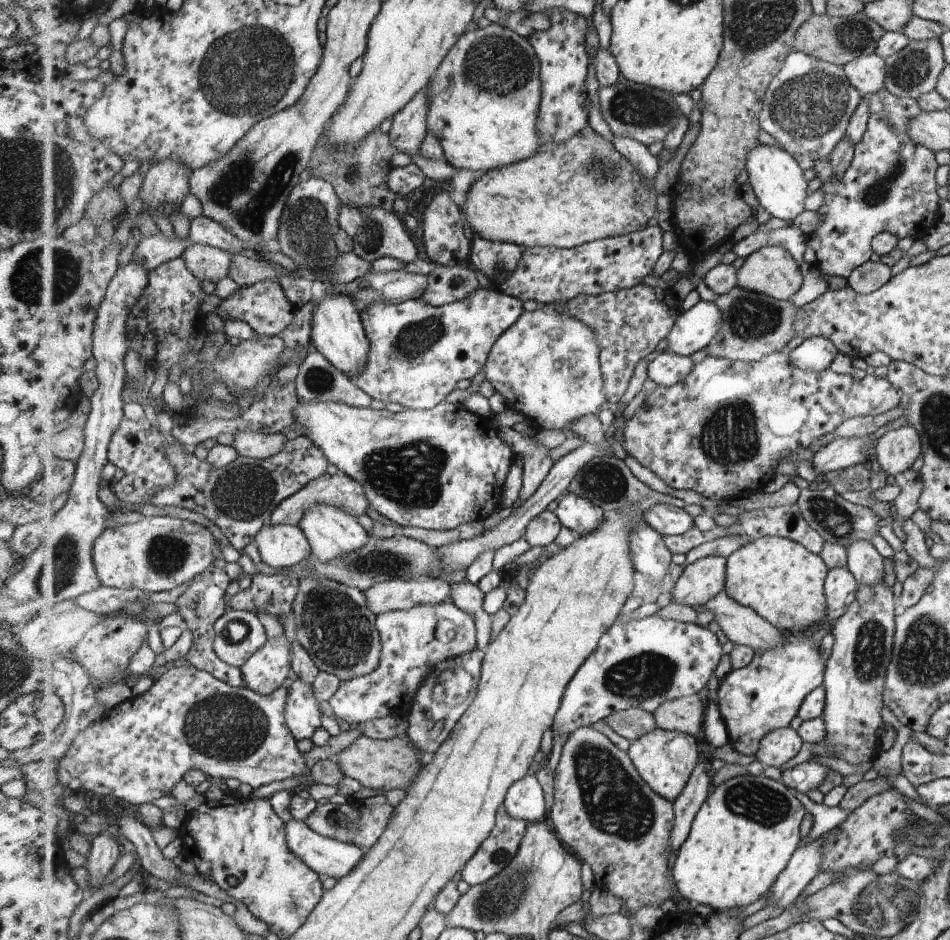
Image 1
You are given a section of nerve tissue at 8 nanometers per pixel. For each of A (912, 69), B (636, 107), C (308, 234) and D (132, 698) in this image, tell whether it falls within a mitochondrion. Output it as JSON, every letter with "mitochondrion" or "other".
{"A":"mitochondrion","B":"mitochondrion","C":"mitochondrion","D":"other"}

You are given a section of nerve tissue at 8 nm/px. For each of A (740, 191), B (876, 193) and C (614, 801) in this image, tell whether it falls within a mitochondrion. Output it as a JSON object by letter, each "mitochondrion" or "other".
{"A":"other","B":"mitochondrion","C":"mitochondrion"}

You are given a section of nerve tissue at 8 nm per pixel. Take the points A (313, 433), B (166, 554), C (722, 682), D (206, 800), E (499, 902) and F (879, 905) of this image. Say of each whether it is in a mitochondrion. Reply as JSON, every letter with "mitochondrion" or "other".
{"A":"other","B":"mitochondrion","C":"other","D":"other","E":"mitochondrion","F":"mitochondrion"}

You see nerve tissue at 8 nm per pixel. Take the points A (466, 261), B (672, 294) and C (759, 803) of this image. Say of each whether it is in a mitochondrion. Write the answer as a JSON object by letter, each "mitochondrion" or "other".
{"A":"other","B":"other","C":"mitochondrion"}

